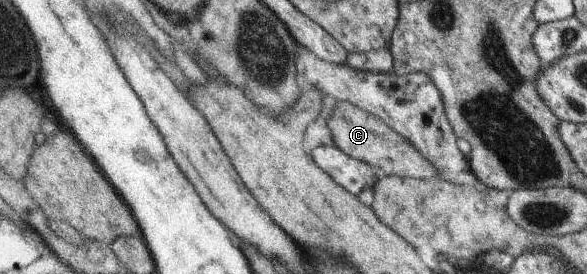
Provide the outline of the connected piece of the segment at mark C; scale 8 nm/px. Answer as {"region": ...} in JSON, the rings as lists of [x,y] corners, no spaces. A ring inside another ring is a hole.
{"region":[[[348,101],[337,102],[327,118],[335,146],[348,156],[376,166],[385,176],[398,175],[413,179],[438,179],[440,172],[435,166],[397,130],[377,116]]]}

